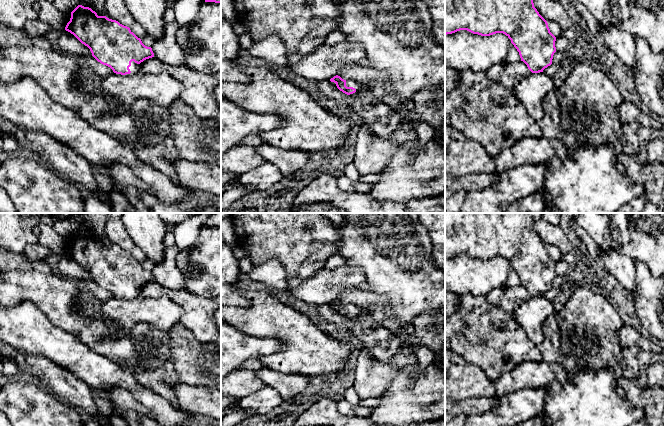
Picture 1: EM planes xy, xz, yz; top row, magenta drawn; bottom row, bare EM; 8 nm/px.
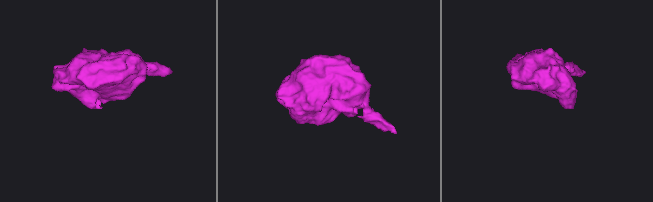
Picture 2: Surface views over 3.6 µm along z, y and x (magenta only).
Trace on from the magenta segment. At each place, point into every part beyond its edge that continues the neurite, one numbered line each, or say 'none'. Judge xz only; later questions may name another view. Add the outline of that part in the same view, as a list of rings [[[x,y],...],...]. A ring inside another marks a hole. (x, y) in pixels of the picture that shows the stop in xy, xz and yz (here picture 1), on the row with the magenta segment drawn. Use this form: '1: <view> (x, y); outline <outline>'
1: xz (349, 83); outline [[[346,80],[346,86],[353,87],[356,91],[360,89],[360,85],[354,80]]]

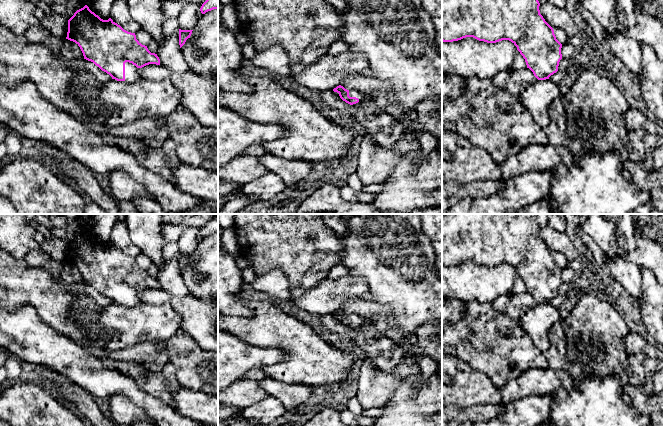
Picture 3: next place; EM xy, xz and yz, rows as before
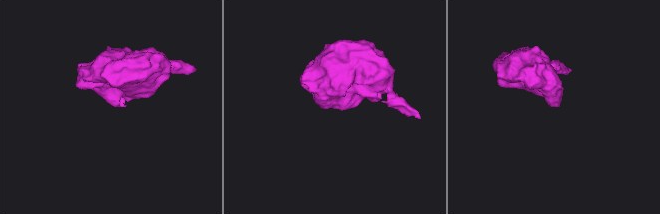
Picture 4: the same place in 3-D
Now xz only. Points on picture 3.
1: xz (352, 93); outline [[[349,90],[349,96],[356,97],[359,101],[363,99],[363,95],[357,90]]]

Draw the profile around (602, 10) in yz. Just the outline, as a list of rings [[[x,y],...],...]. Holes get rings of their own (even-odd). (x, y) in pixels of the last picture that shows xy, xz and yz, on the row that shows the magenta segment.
[[[582,0],[581,4],[609,34],[625,33],[636,23],[635,0]]]

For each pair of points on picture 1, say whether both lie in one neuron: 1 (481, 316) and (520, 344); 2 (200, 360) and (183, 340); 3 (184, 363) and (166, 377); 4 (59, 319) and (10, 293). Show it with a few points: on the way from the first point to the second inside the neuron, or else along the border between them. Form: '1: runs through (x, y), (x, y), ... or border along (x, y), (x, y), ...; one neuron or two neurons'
1: runs through (491, 326), (510, 344); one neuron
2: runs through (195, 355), (185, 345); one neuron
3: border along (177, 377), (180, 381); two neurons
4: runs through (48, 306), (35, 293), (23, 293); one neuron

